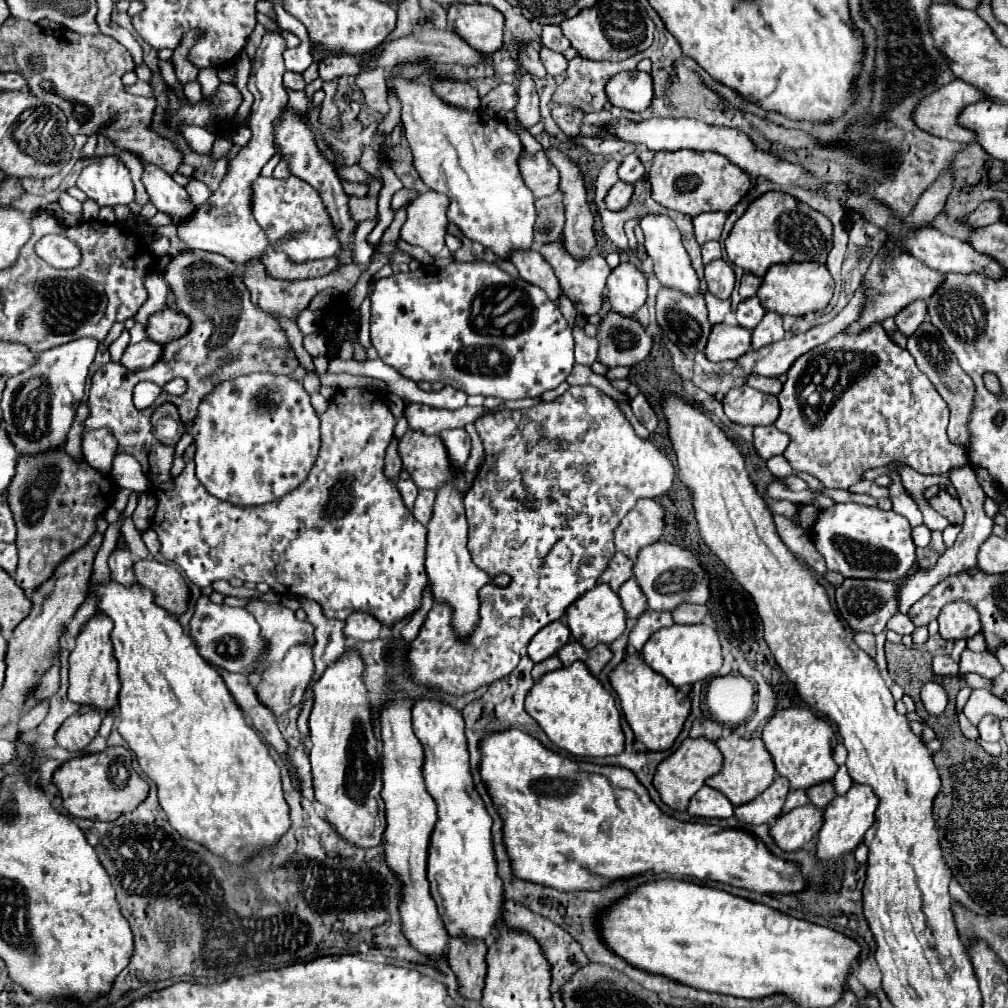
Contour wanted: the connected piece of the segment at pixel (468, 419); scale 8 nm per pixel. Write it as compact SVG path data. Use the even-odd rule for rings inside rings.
M411 403L405 407L405 417L409 421L411 429L419 429L429 435L437 435L445 429L465 427L475 421L475 407L459 407L459 409L435 409L419 403Z

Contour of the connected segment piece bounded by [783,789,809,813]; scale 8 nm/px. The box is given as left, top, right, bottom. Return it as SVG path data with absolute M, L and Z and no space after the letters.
M799 789L799 791L793 791L787 795L787 807L783 809L783 813L791 811L791 807L799 807L799 805L807 805L809 803L809 797L807 797L807 791L805 789Z

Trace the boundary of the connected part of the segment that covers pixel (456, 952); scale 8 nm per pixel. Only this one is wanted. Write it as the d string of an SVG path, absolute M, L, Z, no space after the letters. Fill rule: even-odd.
M451 937L447 961L459 979L459 993L467 999L481 999L487 973L487 945L481 939Z

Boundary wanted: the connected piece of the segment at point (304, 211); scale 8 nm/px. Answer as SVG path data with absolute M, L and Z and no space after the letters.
M257 177L253 183L253 215L271 245L281 241L287 233L293 233L293 237L285 241L279 249L295 263L333 257L339 251L337 231L323 205L323 199L309 183L303 183L303 179Z

